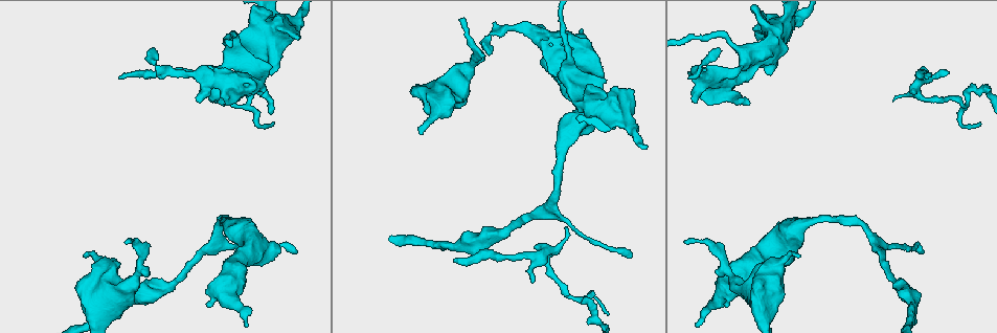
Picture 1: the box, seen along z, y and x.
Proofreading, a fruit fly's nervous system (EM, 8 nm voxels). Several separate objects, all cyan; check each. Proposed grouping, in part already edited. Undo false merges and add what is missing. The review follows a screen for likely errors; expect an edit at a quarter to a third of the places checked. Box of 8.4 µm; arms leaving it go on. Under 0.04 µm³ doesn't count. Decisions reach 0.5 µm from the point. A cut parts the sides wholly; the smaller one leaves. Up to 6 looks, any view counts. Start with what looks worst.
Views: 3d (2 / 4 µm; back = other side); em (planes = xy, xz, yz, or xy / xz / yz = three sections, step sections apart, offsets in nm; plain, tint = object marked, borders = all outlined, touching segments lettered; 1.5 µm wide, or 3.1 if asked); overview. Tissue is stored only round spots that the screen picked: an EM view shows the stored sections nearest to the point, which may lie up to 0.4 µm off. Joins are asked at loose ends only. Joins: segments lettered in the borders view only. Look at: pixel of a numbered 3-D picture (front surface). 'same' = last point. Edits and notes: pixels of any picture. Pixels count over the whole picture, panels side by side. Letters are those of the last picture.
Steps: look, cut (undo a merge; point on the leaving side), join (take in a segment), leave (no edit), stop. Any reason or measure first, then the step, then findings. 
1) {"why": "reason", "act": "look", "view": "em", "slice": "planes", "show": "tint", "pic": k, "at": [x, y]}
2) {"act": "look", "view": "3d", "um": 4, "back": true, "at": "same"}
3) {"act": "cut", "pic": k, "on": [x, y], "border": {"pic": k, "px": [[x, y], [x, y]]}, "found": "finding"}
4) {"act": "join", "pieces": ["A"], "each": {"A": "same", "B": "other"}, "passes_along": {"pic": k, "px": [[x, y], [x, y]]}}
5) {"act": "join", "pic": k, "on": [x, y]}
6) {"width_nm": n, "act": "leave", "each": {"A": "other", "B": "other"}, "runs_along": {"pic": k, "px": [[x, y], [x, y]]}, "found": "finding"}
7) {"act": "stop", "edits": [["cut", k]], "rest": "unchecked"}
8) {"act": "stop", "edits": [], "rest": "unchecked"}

{"act": "look", "view": "em", "slice": "yz", "step": 8, "show": "tint", "pic": 1, "at": [128, 239]}

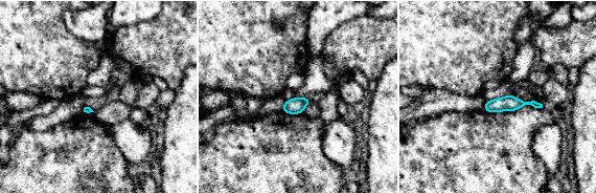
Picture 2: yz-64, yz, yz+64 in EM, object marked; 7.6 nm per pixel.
{"act": "look", "view": "em", "slice": "yz", "step": 8, "show": "borders", "at": "same"}

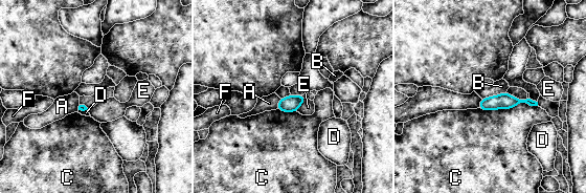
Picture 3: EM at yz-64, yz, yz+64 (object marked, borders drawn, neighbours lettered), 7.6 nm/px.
{"act": "leave", "each": {"A": "other", "B": "other", "C": "other", "D": "other", "E": "other", "F": "other"}, "border": {"pic": 3, "px": [[505, 91], [481, 99]]}, "found": "no lettered segment goes on from it"}

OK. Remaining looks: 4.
{"why": "free end", "act": "look", "view": "em", "slice": "xy", "step": 8, "show": "tint", "pic": 1, "at": [200, 103]}

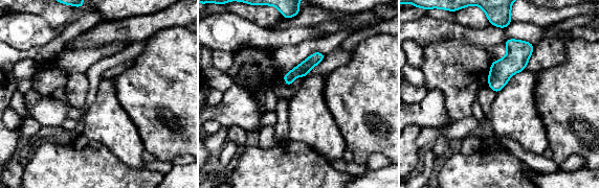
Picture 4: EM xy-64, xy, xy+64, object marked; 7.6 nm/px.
{"why": "cut it another way", "act": "look", "view": "em", "slice": "planes", "show": "borders", "at": "same"}

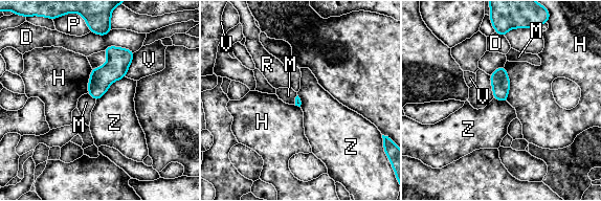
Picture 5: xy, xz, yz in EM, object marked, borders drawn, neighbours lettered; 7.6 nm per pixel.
{"act": "leave", "each": {"D": "other", "H": "other", "M": "other", "P": "other", "R": "other", "V": "other", "Z": "other"}, "border": {"pic": 5, "px": [[125, 76], [115, 80], [96, 101]]}, "found": "no lettered segment goes on from it"}

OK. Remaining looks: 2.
{"act": "stop", "edits": [], "rest": "unchecked"}

